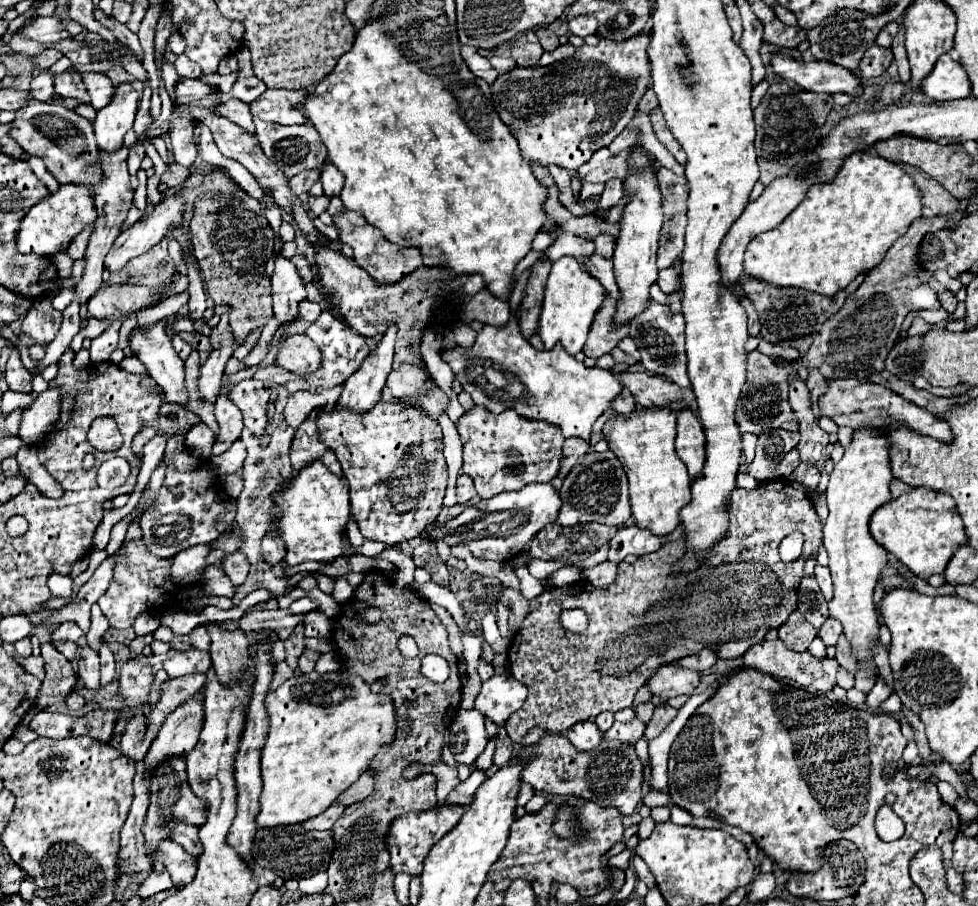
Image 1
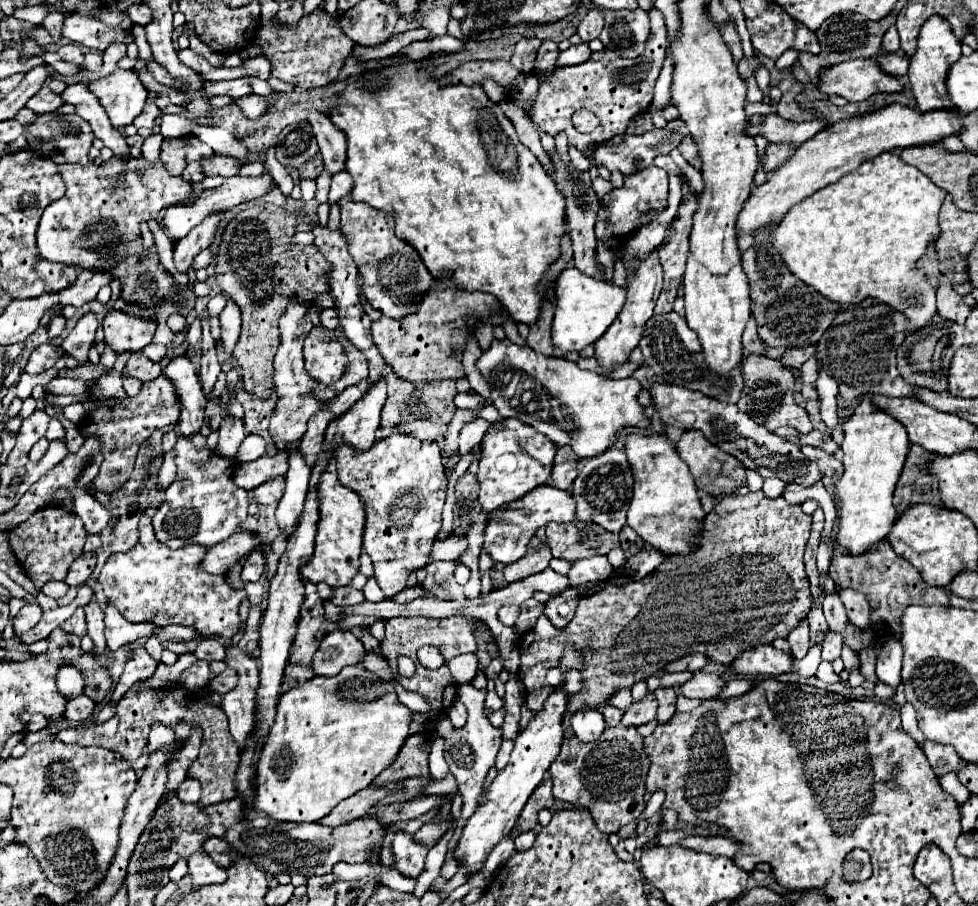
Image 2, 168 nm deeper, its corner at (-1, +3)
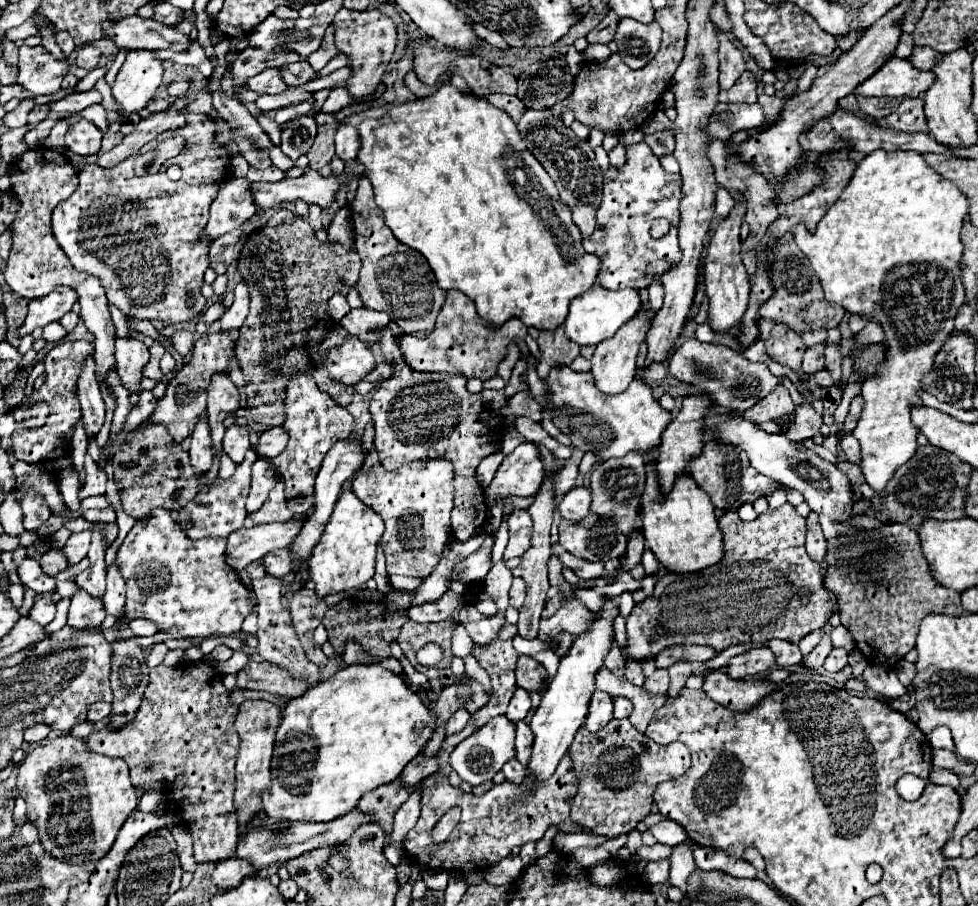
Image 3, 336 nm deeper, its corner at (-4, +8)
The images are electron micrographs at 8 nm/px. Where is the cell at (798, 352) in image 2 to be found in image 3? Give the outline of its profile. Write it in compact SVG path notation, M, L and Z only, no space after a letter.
M819 343L819 345L813 345L813 347L809 347L809 349L805 351L805 357L803 357L801 367L803 367L805 373L811 375L811 373L823 369L823 363L825 363L825 357L823 357L823 343Z

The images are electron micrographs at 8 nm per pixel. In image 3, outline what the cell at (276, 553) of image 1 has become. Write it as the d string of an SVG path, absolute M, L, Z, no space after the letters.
M297 371L289 377L283 405L285 405L285 423L281 427L289 433L289 443L285 451L277 455L277 459L273 459L273 465L285 479L285 495L289 511L305 515L313 507L313 485L321 461L335 441L349 439L353 435L351 427L353 417L345 407L337 405L327 393L323 393L317 387L311 371Z

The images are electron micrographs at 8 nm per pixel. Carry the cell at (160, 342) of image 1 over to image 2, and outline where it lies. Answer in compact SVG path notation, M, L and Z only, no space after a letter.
M186 356L174 358L168 368L164 370L164 376L170 378L180 394L182 402L182 414L176 430L190 438L190 434L198 434L204 424L204 408L206 408L206 396L202 394L202 386L198 382L198 374L192 366L192 362Z

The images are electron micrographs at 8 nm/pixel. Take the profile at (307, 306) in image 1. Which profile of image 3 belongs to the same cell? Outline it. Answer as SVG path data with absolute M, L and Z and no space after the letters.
M359 307L359 309L351 309L339 323L351 335L361 335L365 331L379 329L379 327L387 325L389 321L391 321L391 317L387 313L377 313L377 311L371 311L367 307Z

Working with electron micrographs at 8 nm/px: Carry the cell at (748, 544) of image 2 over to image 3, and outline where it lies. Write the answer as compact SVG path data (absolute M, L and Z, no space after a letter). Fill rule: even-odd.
M791 503L779 509L767 509L757 515L755 521L741 521L737 511L725 511L719 519L723 533L723 569L721 571L697 571L697 573L671 573L665 571L651 597L637 603L627 617L627 657L635 661L655 659L667 647L673 645L707 645L715 651L723 651L731 645L763 645L771 639L785 639L799 643L807 633L821 629L827 617L833 613L831 593L823 587L821 567L811 561L805 551L805 525L807 519L797 515ZM801 593L807 593L807 603L801 601Z

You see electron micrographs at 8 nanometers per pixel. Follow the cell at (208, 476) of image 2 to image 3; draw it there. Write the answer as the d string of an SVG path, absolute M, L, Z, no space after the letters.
M249 449L249 453L245 455L245 461L241 461L241 465L237 465L233 477L229 479L221 479L215 477L211 483L207 483L207 473L203 475L195 475L197 483L199 483L199 493L189 501L187 507L183 507L175 517L177 521L187 527L185 535L189 539L203 539L203 537L227 537L231 531L239 529L245 525L245 517L247 517L247 509L245 509L245 499L249 493L249 483L251 483L251 465L257 459L257 453L253 449Z

